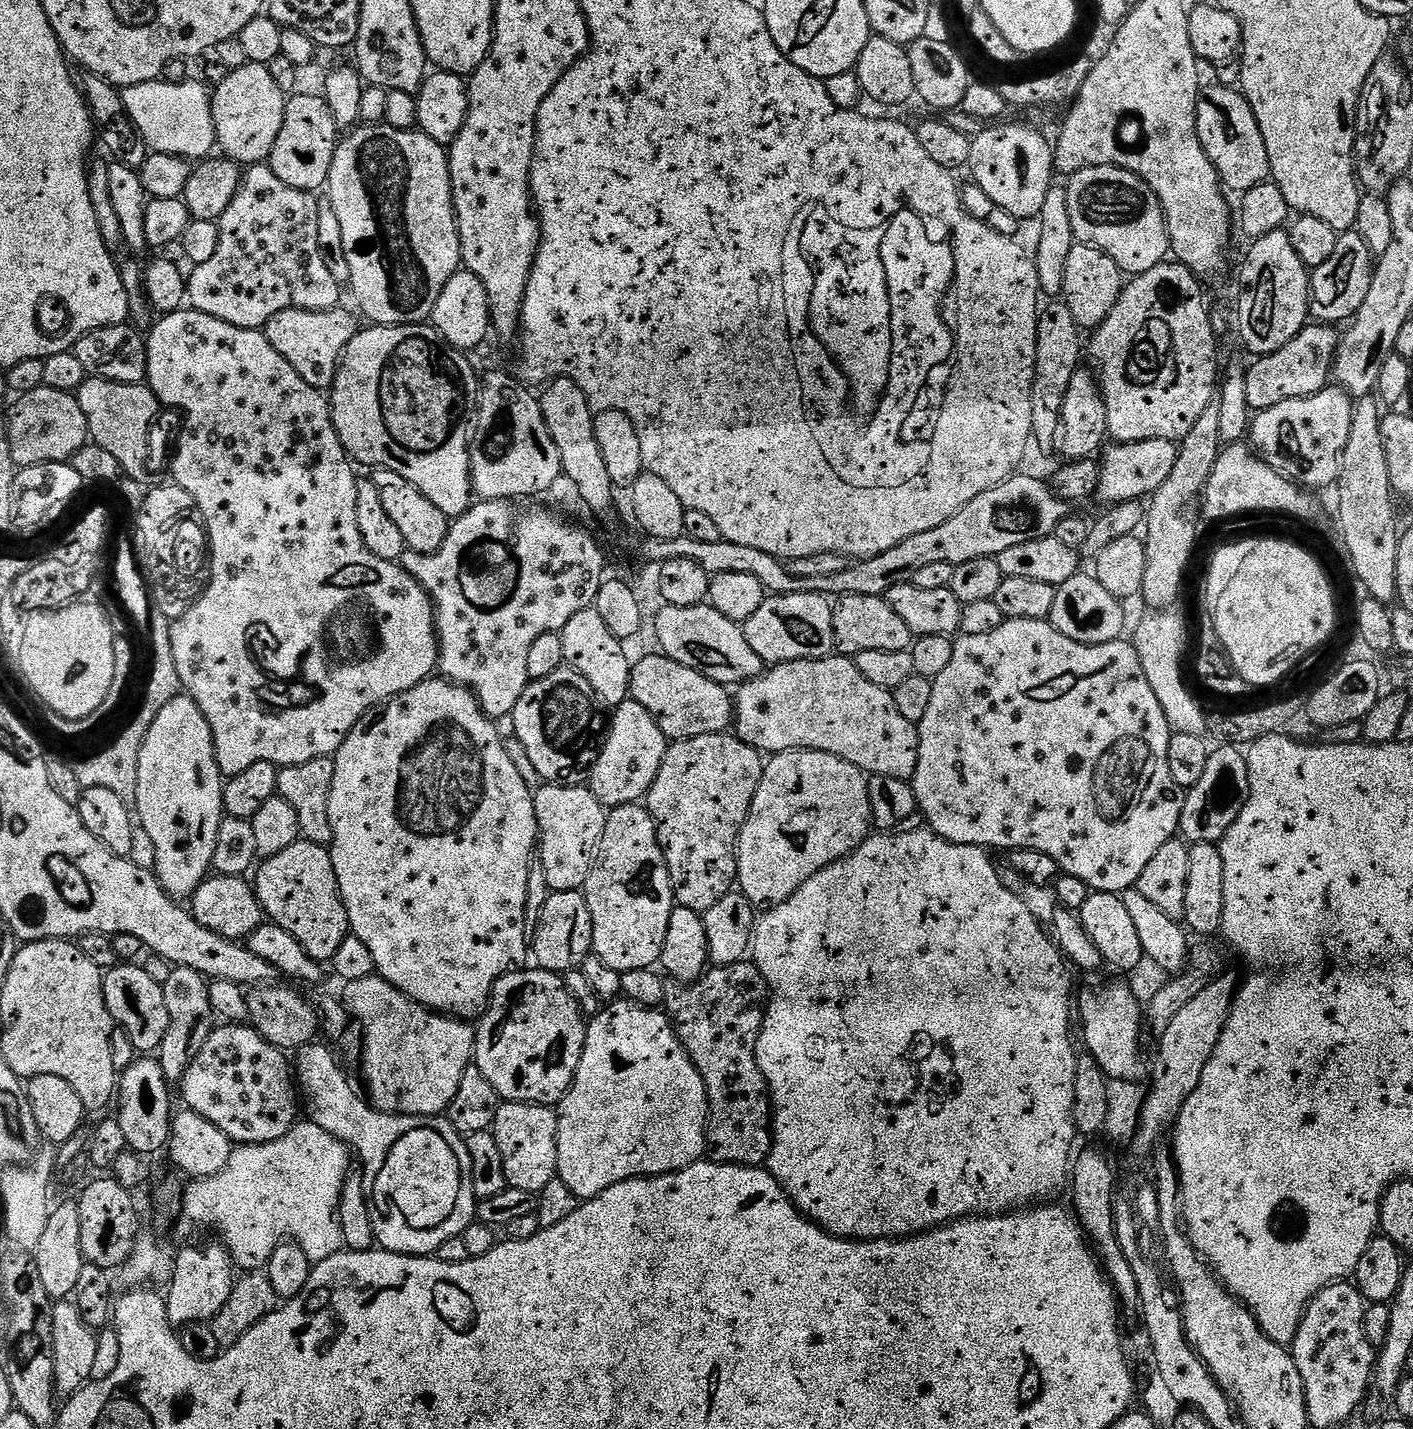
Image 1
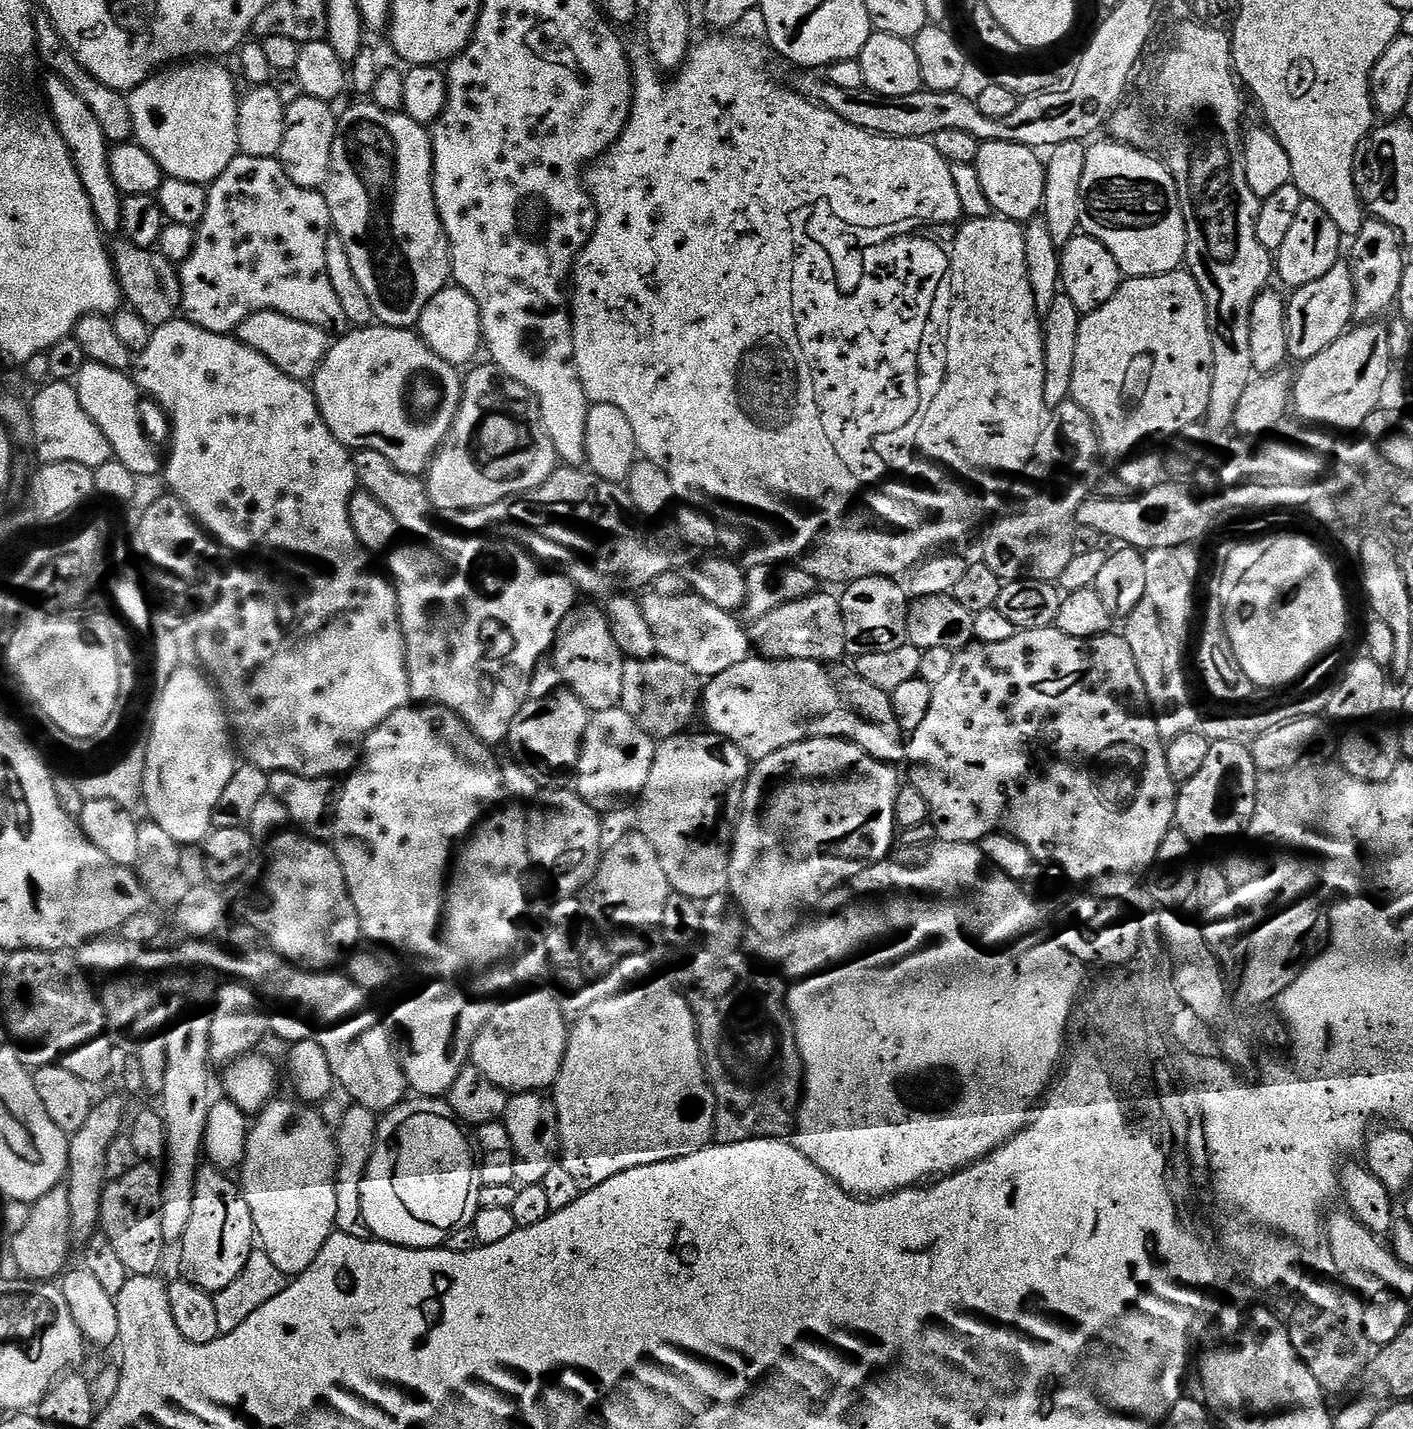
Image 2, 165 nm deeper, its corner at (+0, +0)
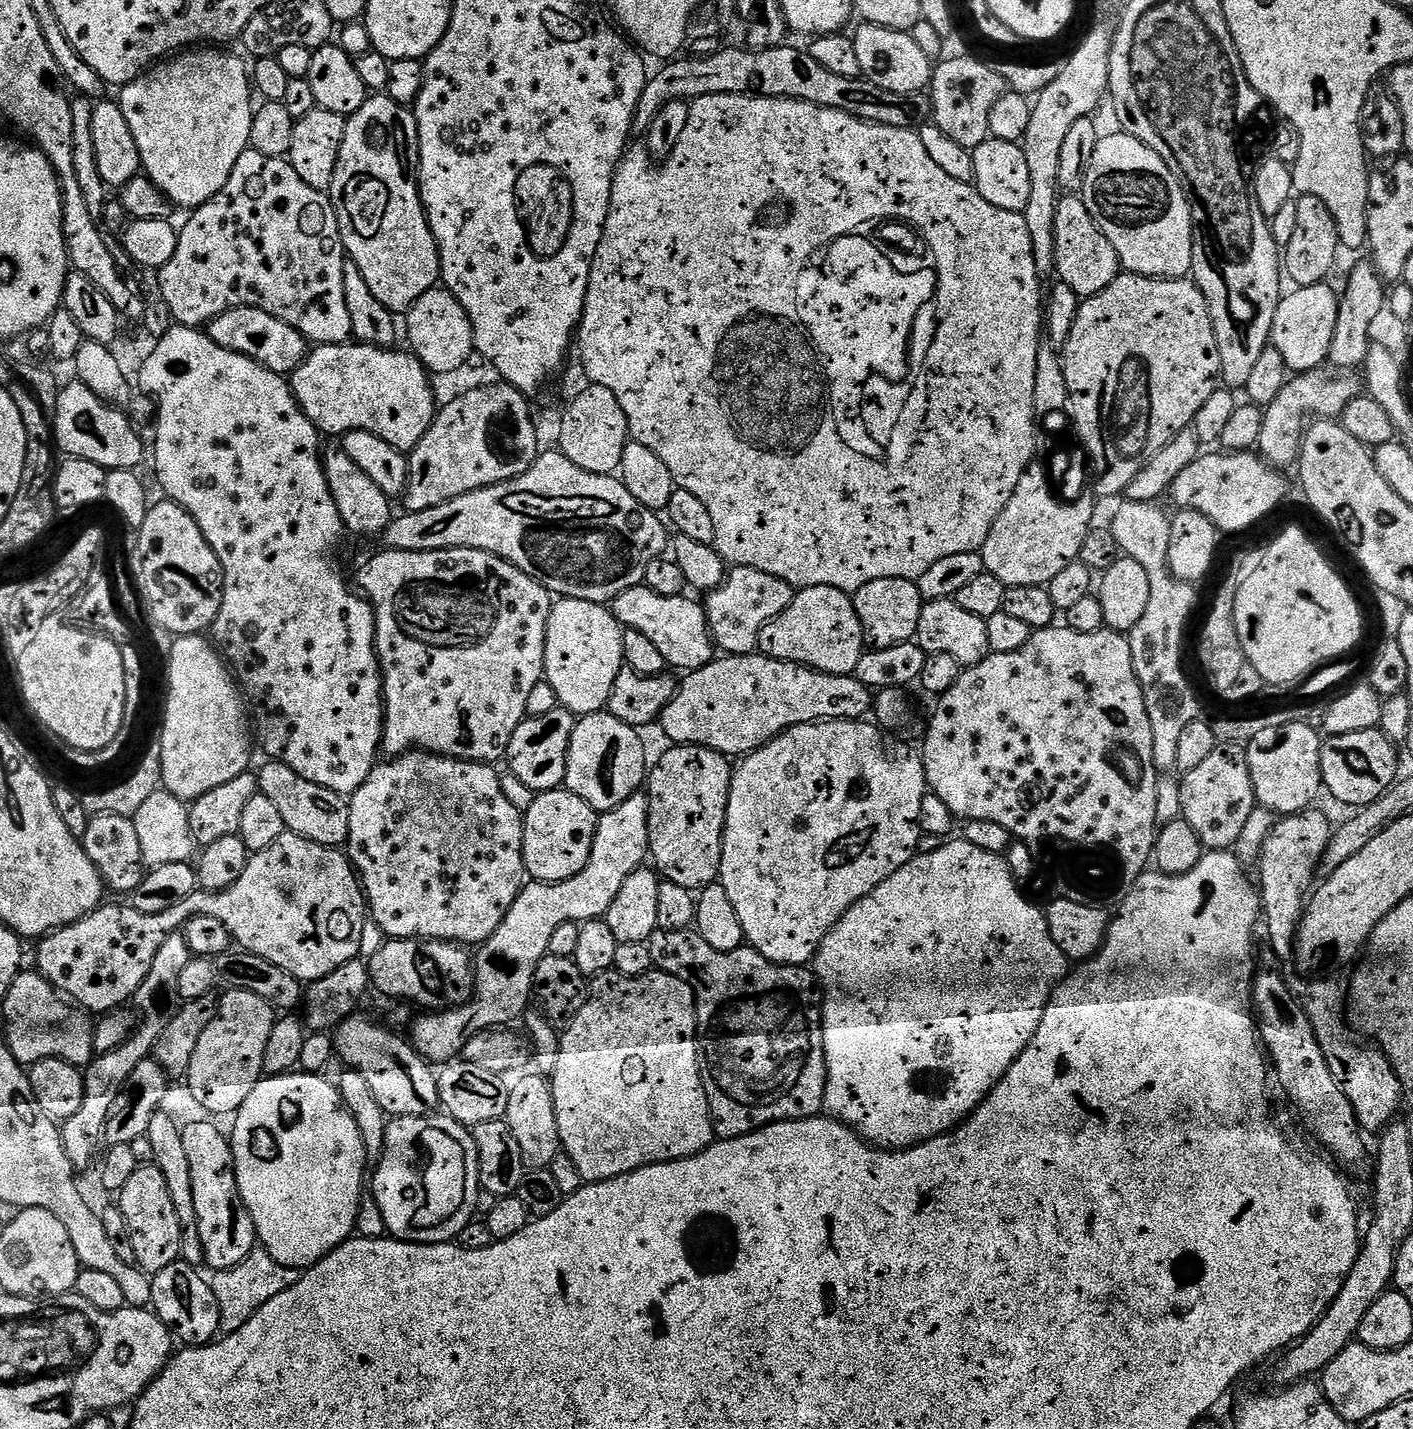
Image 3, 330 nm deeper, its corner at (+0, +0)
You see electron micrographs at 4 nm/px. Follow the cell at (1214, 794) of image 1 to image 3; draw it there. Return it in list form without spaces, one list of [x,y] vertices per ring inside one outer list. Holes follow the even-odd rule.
[[[1217,744],[1208,757],[1206,757],[1195,770],[1183,773],[1180,784],[1180,812],[1179,815],[1198,834],[1198,838],[1208,850],[1235,849],[1242,830],[1248,828],[1248,819],[1256,809],[1256,795],[1254,782],[1250,778],[1250,762],[1248,749],[1242,744]]]

